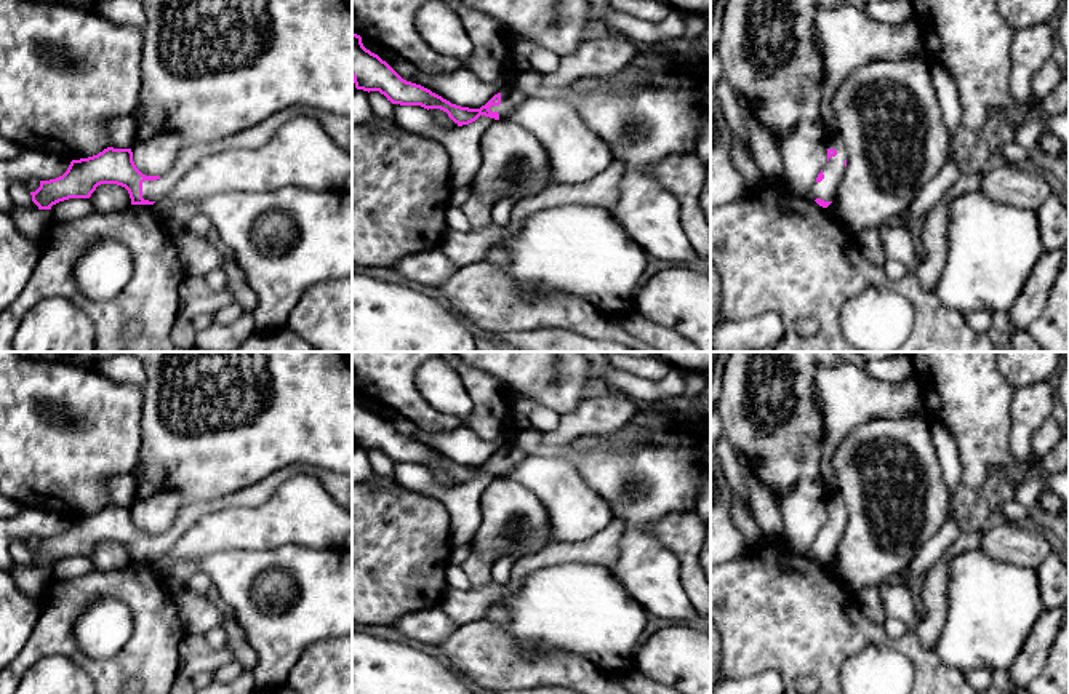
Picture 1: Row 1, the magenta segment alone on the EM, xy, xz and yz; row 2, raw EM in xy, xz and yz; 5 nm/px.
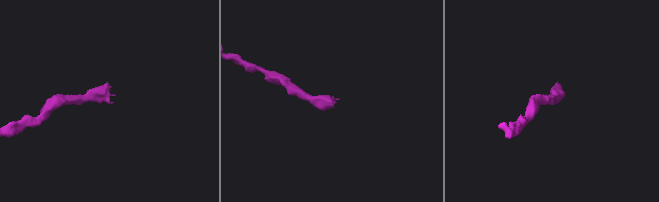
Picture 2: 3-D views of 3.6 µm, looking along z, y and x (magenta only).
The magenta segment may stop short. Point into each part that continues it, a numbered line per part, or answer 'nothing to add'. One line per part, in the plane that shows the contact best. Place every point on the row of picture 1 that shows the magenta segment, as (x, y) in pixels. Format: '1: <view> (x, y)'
1: xy (338, 127)

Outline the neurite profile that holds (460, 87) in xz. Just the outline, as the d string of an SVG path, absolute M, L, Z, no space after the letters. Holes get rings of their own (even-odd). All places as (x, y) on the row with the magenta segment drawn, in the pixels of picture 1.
M459 69L451 74L427 74L418 70L414 78L418 83L442 96L451 104L480 109L494 94L515 88L518 74L499 82L483 83L474 77L469 70Z

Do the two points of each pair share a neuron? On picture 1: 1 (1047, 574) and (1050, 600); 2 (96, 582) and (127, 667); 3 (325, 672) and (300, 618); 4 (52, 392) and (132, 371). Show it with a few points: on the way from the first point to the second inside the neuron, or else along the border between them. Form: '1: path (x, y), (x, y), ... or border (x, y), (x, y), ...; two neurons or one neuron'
1: path (1050, 581), (1050, 594); one neuron
2: path (122, 589), (143, 610), (143, 642); one neuron
3: border (335, 637), (309, 645), (288, 674); two neurons
4: border (92, 368), (119, 382), (133, 384), (140, 390); two neurons

